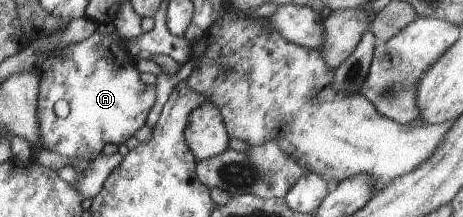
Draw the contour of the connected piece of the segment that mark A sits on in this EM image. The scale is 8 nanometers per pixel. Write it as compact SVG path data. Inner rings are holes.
M114 31L107 35L96 32L79 44L73 43L58 49L39 66L38 117L43 149L67 156L72 163L77 158L86 158L91 162L102 154L105 144L119 146L131 136L140 133L140 128L146 125L149 110L155 104L156 88L155 85L147 86L140 79L140 72L131 64L127 64L127 58L131 56L120 45ZM57 102L69 104L67 116L57 116L55 112Z

